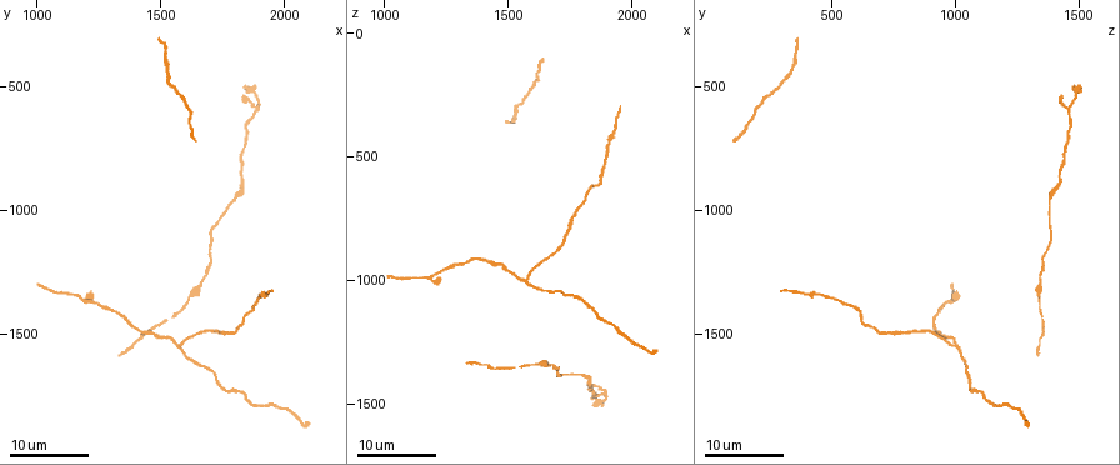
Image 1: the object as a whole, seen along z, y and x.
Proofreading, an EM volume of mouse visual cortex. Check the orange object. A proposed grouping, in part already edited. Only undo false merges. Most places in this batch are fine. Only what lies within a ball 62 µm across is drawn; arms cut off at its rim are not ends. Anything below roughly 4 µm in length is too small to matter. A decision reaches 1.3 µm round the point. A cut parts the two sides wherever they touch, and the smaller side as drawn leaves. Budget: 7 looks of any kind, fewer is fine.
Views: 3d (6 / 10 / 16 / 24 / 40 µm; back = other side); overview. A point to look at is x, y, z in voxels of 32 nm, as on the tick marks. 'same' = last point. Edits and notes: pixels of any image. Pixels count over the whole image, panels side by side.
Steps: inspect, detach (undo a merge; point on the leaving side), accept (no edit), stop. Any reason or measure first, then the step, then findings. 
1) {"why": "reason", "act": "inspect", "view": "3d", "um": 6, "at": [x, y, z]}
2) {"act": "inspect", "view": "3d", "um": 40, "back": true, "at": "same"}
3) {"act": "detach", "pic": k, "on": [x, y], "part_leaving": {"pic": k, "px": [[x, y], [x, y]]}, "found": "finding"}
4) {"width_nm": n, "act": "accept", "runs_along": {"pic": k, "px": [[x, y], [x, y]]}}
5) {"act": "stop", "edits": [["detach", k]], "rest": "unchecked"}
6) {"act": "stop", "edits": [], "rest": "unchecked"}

{"why": "sudden change in width", "act": "inspect", "view": "3d", "um": 24, "at": [1170, 1350, 990]}

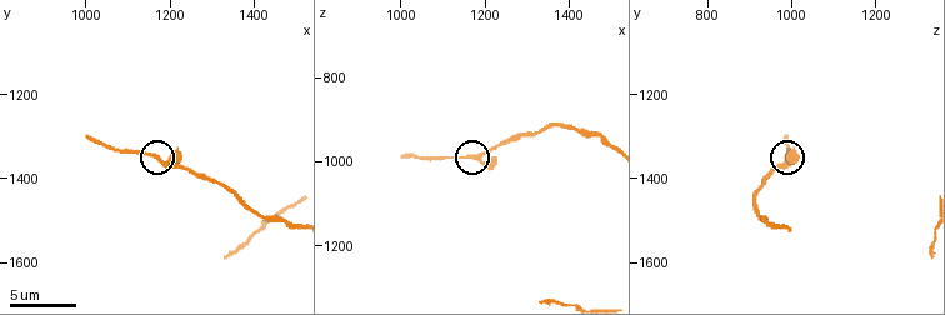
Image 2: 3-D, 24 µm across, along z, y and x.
{"act": "inspect", "view": "3d", "um": 6, "at": [1170, 1350, 990]}

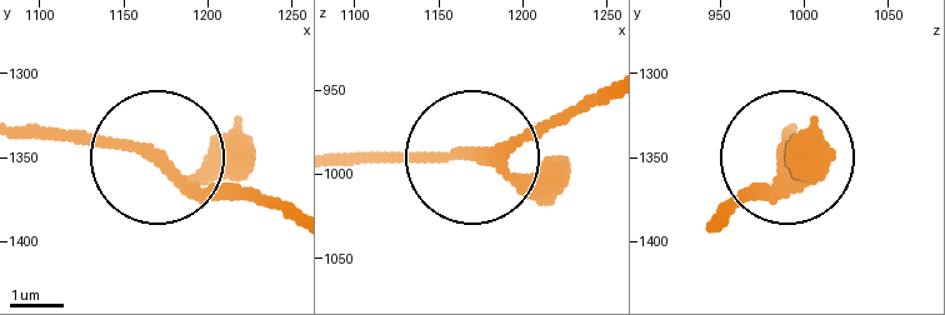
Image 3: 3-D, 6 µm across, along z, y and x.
{"act": "accept", "found": "one cell here"}

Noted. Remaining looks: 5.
{"act": "inspect", "view": "3d", "um": 24, "at": [1570, 1550, 1010]}

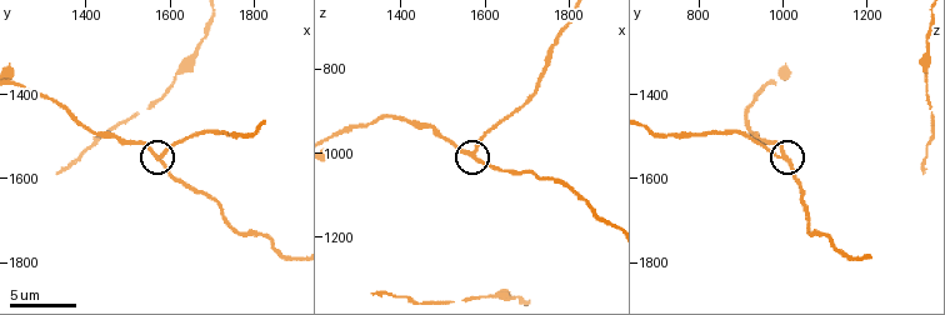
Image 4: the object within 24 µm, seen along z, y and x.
{"why": "closer look", "act": "inspect", "view": "3d", "um": 6, "at": [1560, 1540, 1000]}

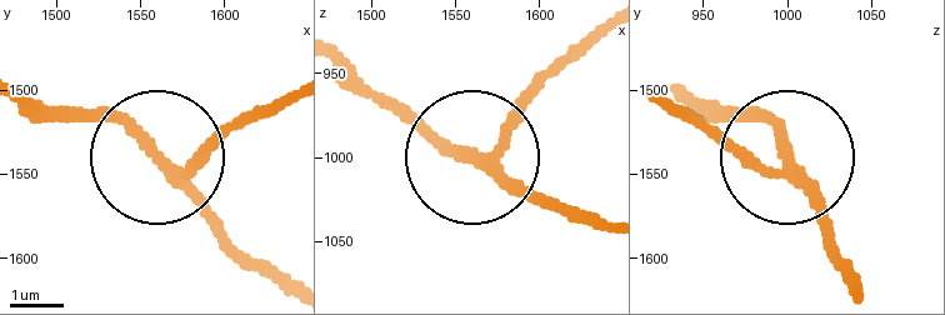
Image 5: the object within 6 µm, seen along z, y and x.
{"arms": 3, "act": "accept", "runs_along": {"pic": 5, "px": [[291, 94], [184, 161], [68, 108]]}, "found": "all the same cell"}

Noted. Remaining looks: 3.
{"why": "sudden change in width", "act": "inspect", "view": "3d", "um": 10, "at": [1745, 1500, 805]}

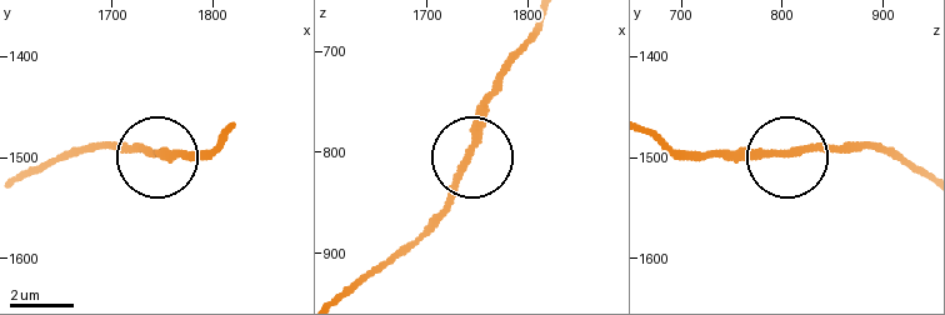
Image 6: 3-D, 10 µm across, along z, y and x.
{"why": "zoom in", "act": "inspect", "view": "3d", "um": 6, "at": [1738, 1494, 810]}

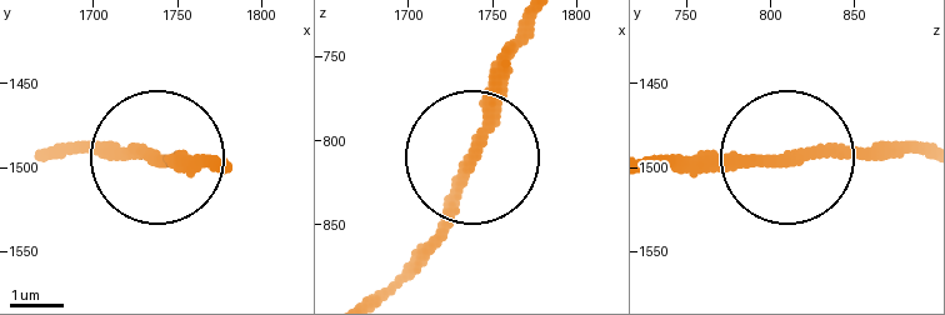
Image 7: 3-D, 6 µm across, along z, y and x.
{"act": "accept", "runs_along": {"pic": 7, "px": [[509, 84], [460, 200], [406, 264]]}, "found": "all the same cell"}

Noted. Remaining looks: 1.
{"act": "stop", "edits": [], "rest": "unchecked"}

